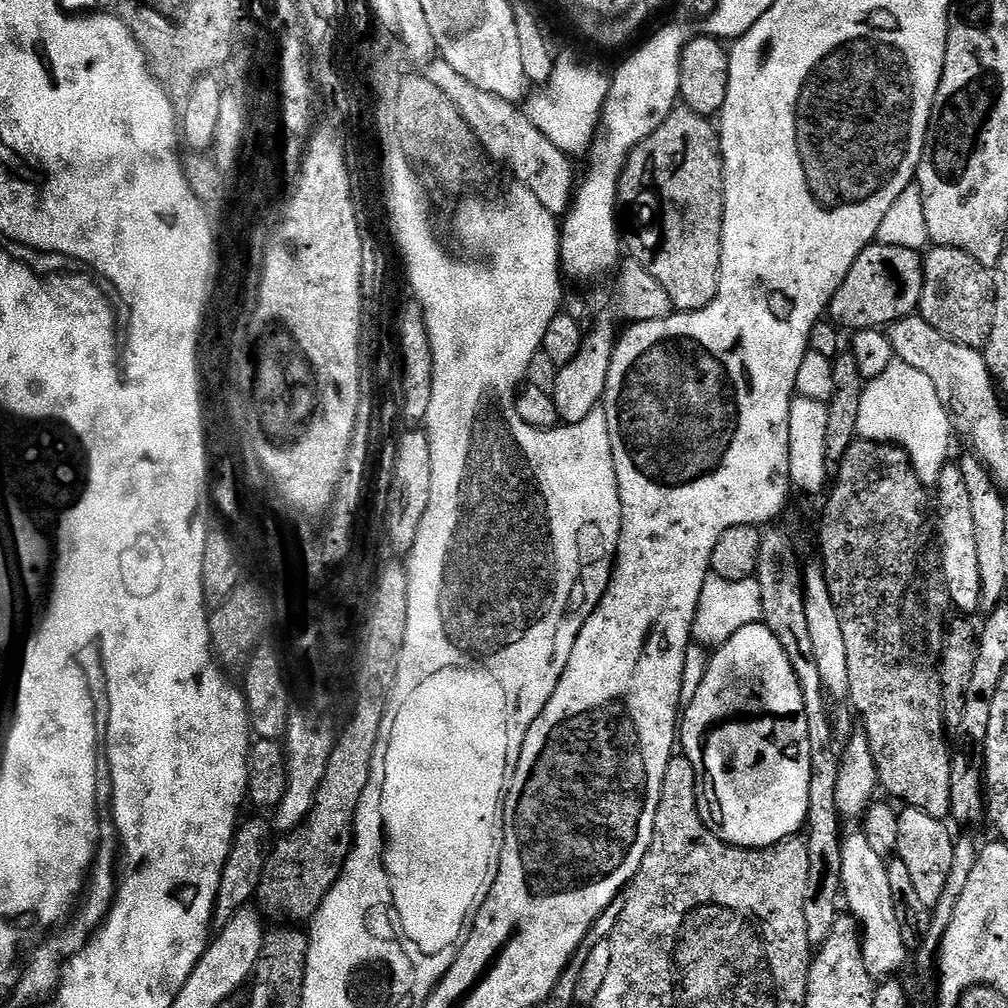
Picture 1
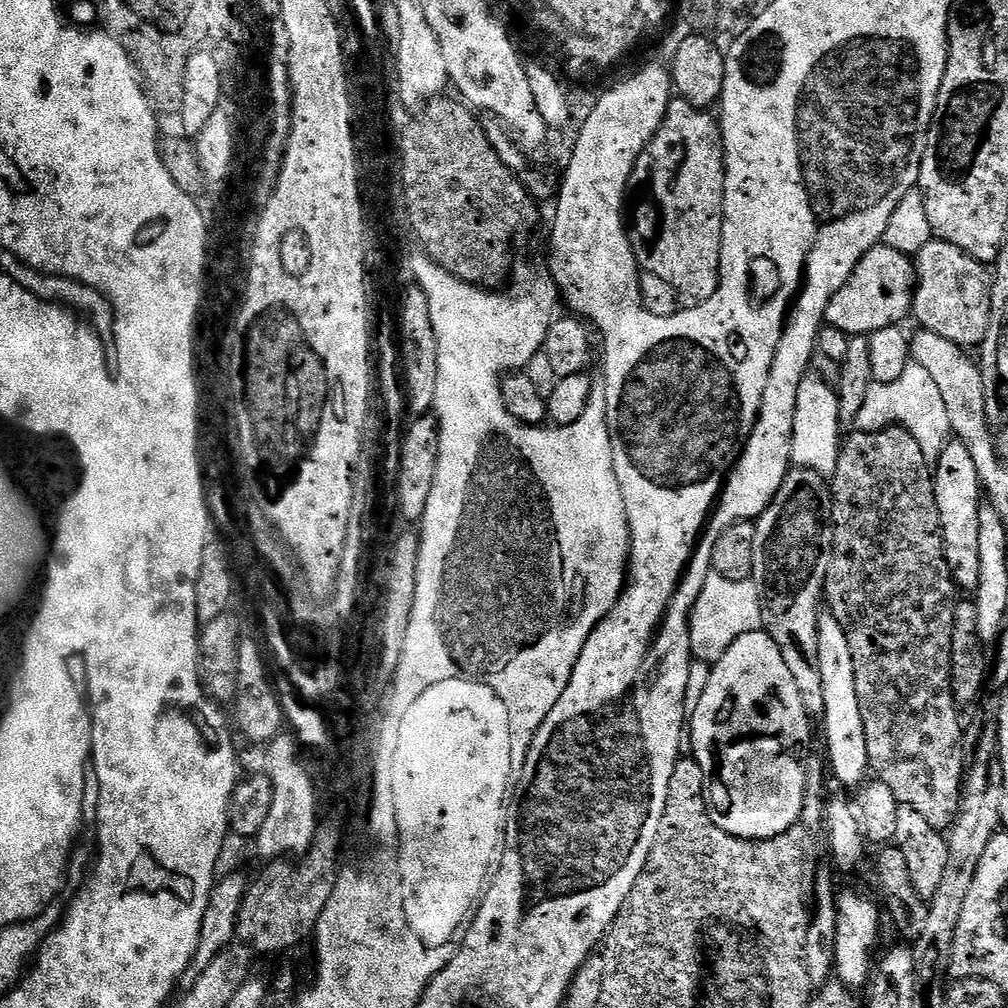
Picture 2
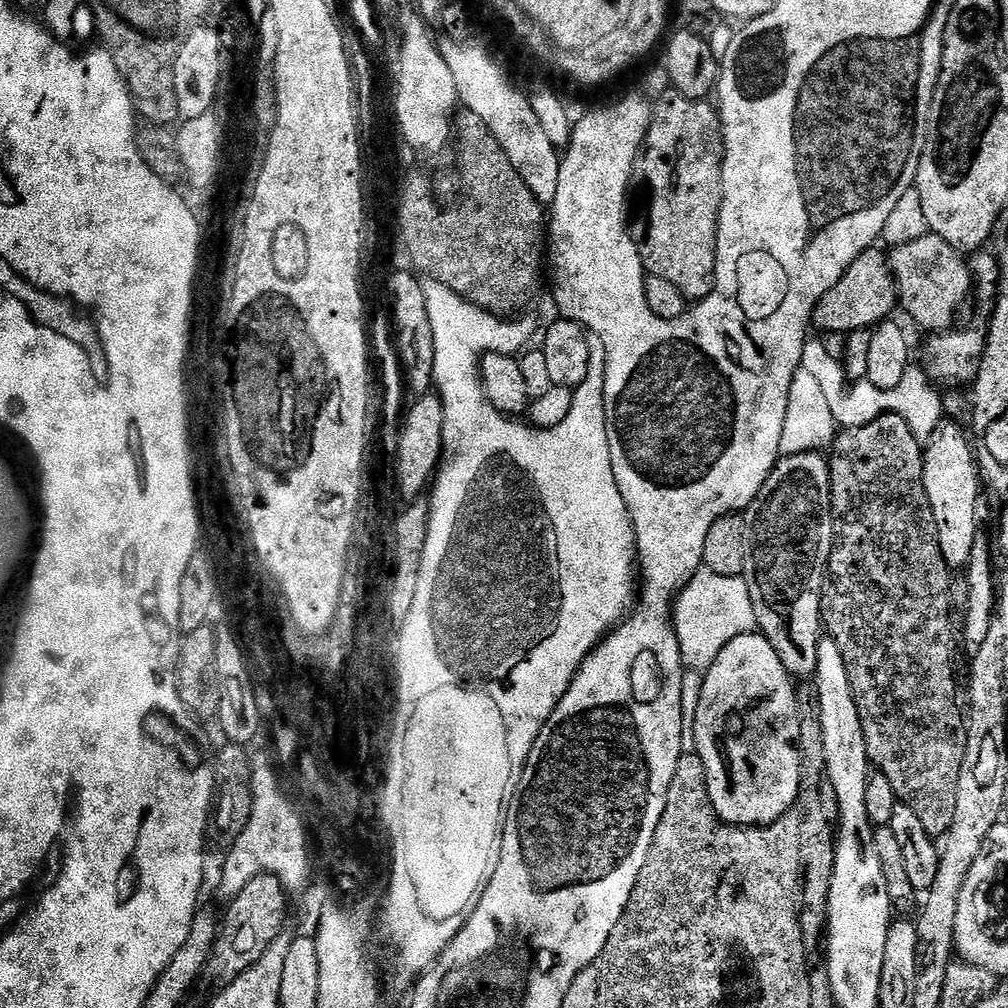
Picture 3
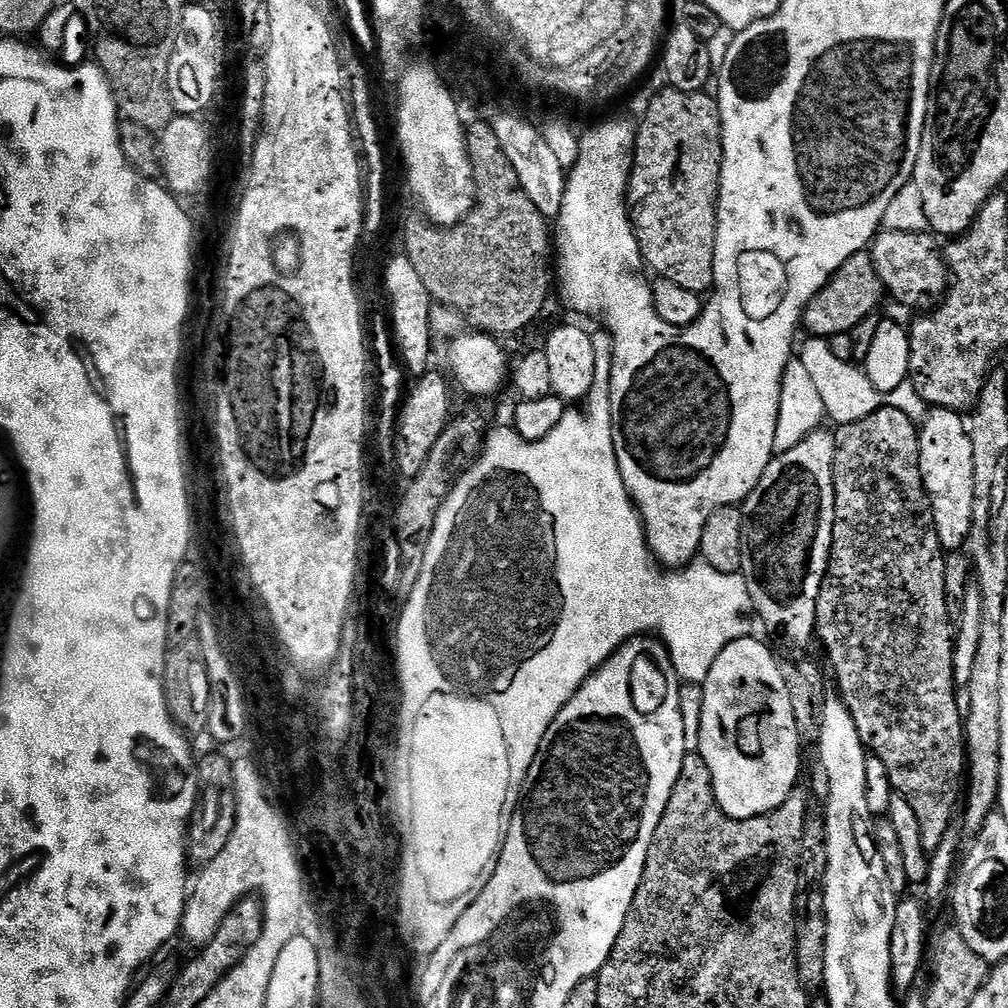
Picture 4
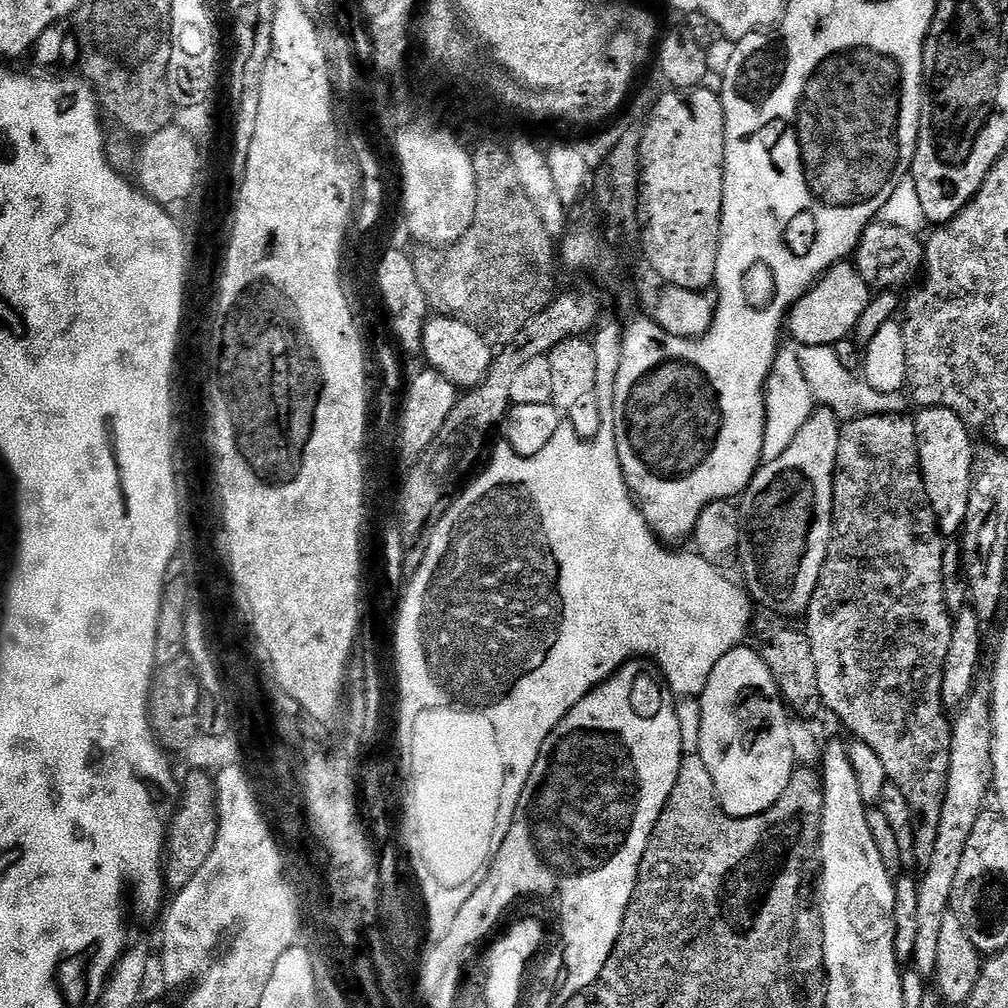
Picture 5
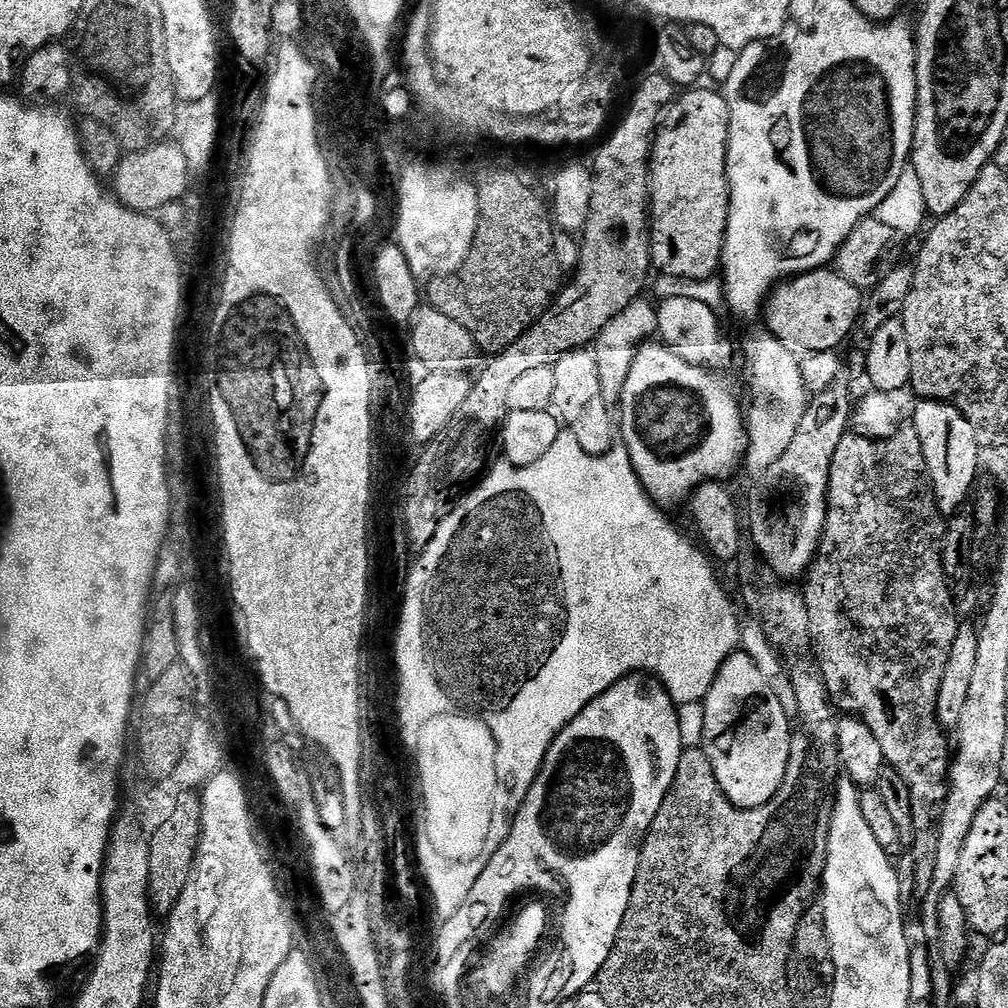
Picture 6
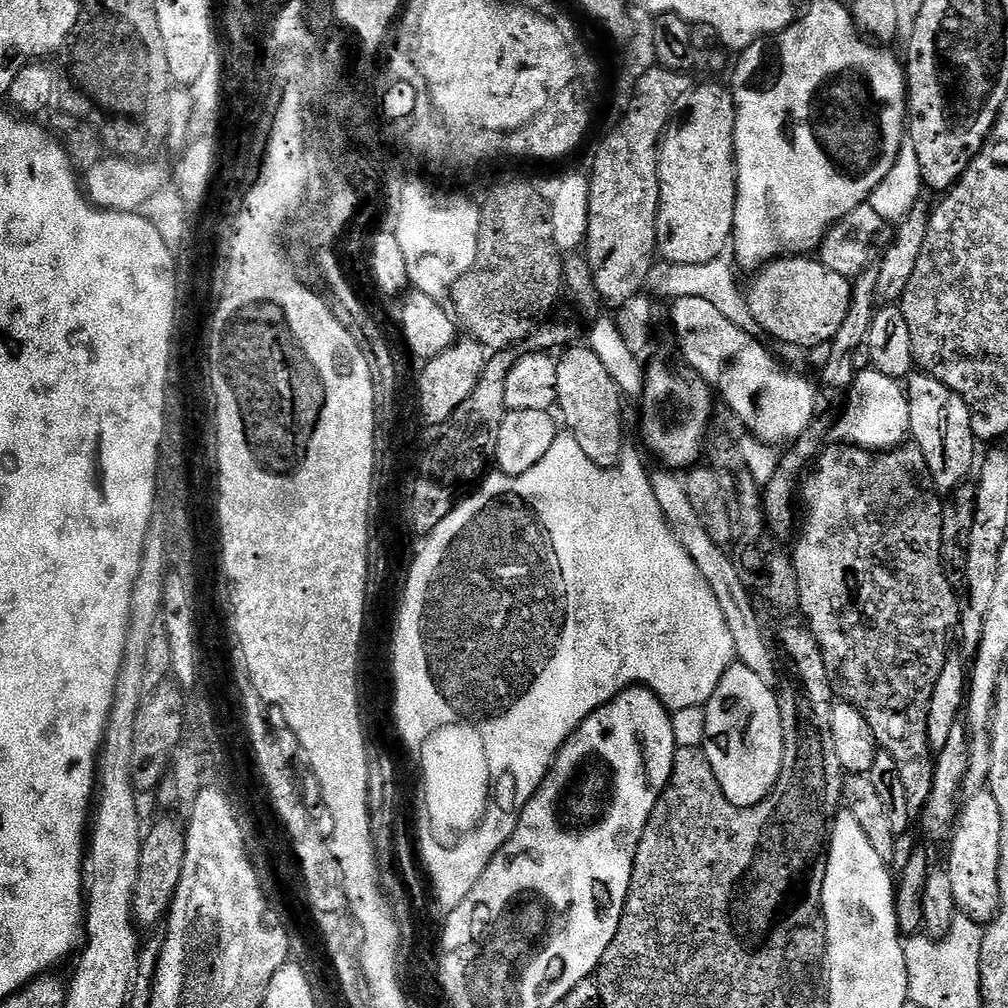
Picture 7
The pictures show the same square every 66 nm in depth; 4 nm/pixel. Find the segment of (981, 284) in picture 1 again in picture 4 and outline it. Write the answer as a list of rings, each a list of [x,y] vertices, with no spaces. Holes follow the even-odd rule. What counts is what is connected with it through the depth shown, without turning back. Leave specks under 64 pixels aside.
[[[881,231],[870,245],[874,270],[878,274],[883,291],[888,292],[900,304],[916,310],[928,310],[948,291],[950,273],[944,263],[944,254],[937,237],[927,232]]]

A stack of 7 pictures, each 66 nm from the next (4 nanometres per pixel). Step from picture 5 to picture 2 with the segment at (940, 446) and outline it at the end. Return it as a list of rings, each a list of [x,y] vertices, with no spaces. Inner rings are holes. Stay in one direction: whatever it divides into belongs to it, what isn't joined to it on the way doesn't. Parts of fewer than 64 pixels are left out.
[[[953,439],[945,444],[940,456],[934,461],[934,479],[931,485],[940,515],[940,537],[944,543],[948,573],[956,581],[957,589],[975,589],[980,573],[978,514],[982,507],[982,489],[978,478],[978,466],[974,466],[974,458],[970,458],[970,450],[966,450],[962,441]]]

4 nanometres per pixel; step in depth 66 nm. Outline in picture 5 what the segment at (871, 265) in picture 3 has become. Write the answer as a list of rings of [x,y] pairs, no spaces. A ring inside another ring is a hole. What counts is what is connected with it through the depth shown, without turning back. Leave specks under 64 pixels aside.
[[[855,263],[835,264],[788,311],[787,335],[792,335],[800,346],[836,346],[841,341],[847,341],[873,295],[873,289],[868,287],[862,274],[858,274]]]

